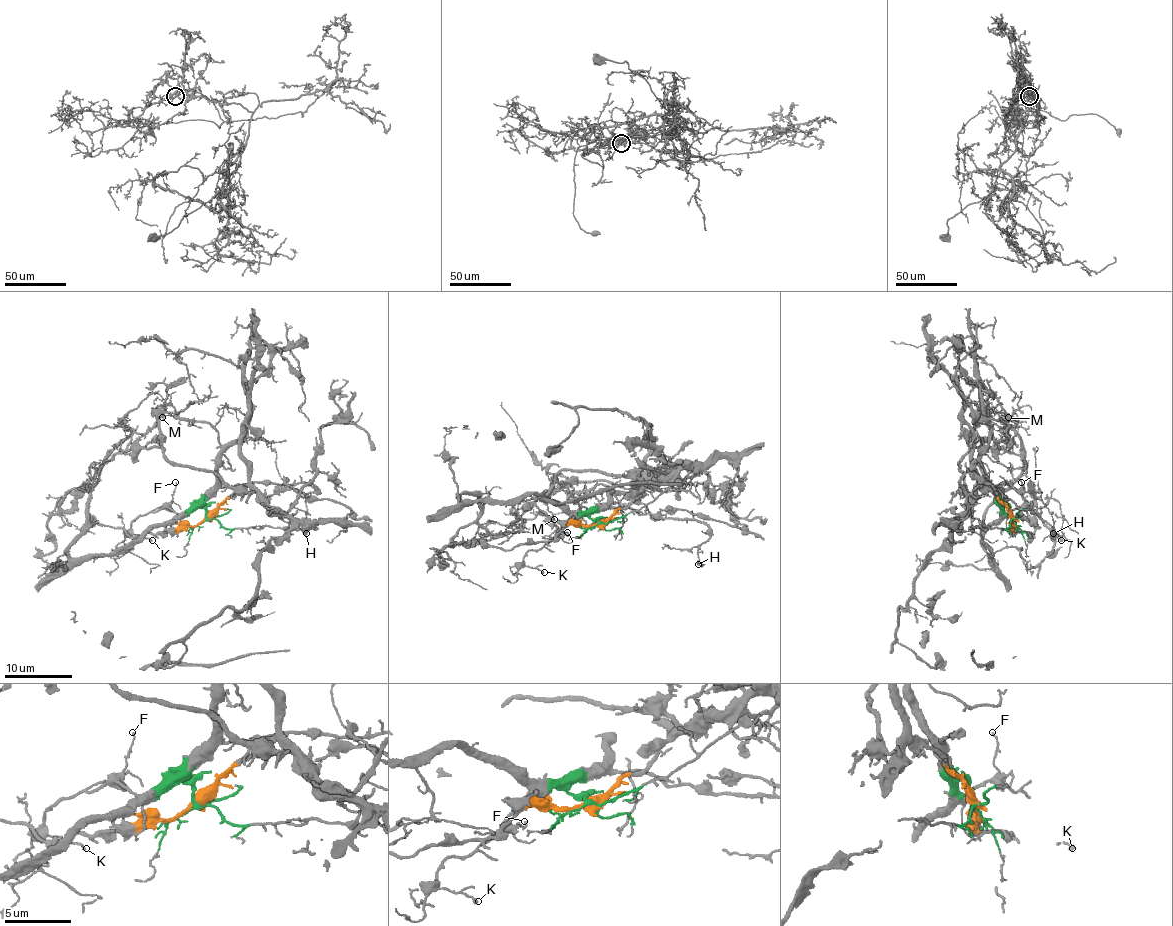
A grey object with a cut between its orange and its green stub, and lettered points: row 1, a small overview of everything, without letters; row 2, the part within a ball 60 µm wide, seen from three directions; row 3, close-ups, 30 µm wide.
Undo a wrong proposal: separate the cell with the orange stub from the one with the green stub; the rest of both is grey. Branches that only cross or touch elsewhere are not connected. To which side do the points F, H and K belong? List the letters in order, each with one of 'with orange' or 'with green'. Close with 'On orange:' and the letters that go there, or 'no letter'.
F: with green
H: with green
K: with green
On orange: no letter

